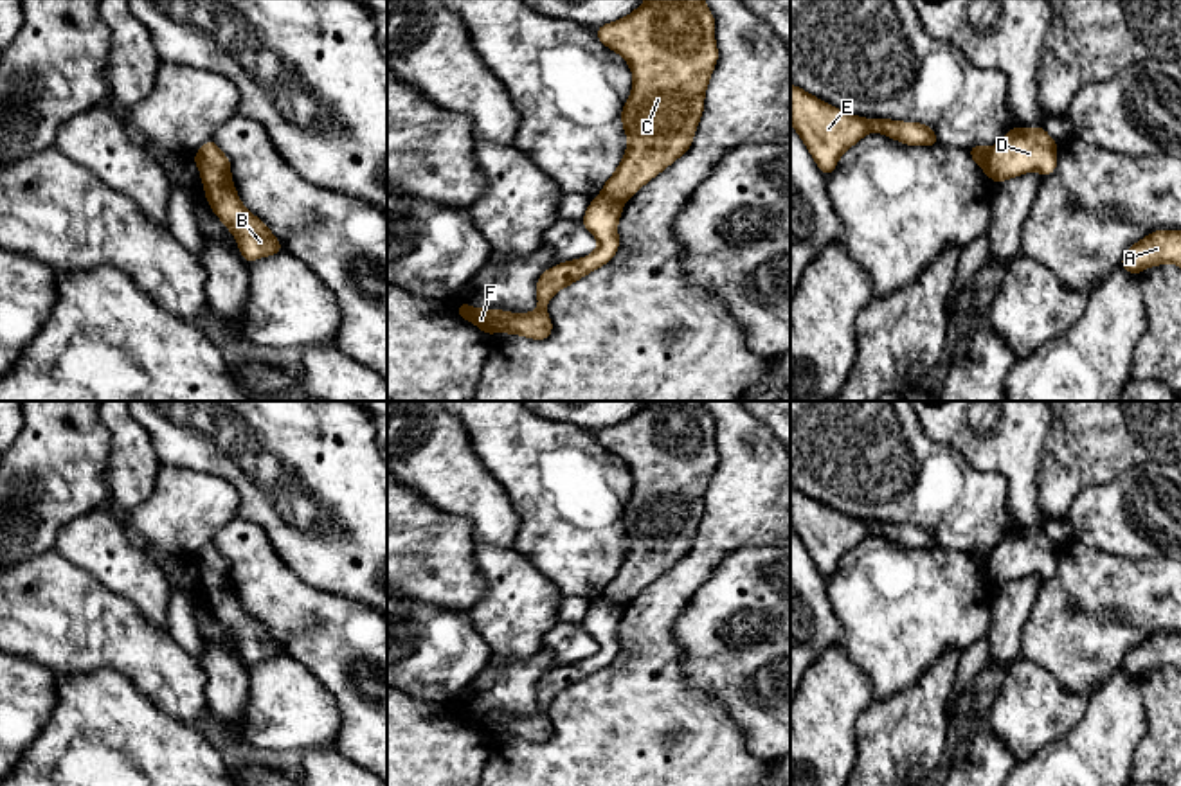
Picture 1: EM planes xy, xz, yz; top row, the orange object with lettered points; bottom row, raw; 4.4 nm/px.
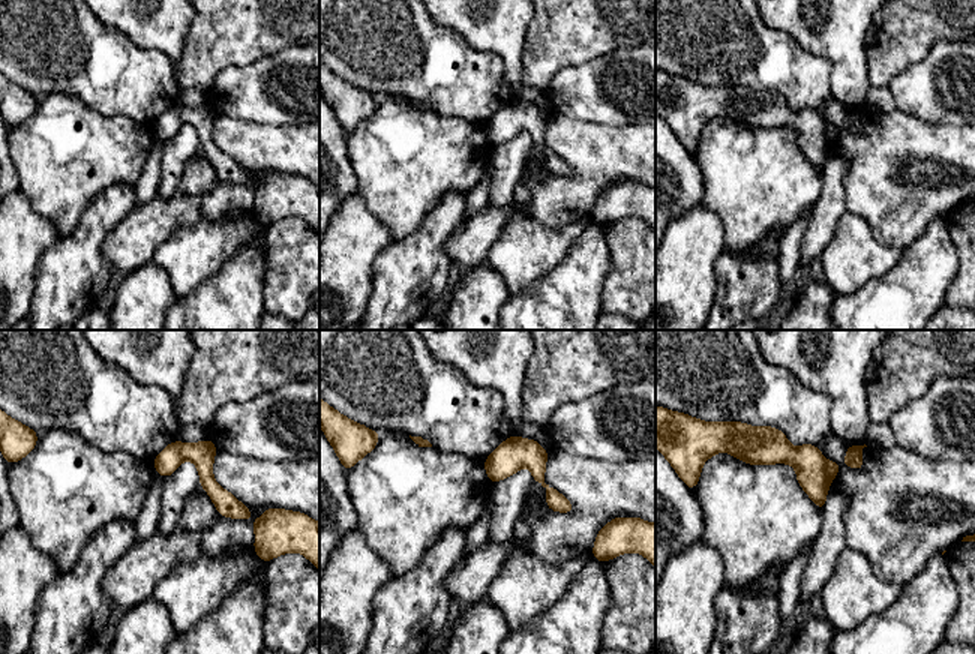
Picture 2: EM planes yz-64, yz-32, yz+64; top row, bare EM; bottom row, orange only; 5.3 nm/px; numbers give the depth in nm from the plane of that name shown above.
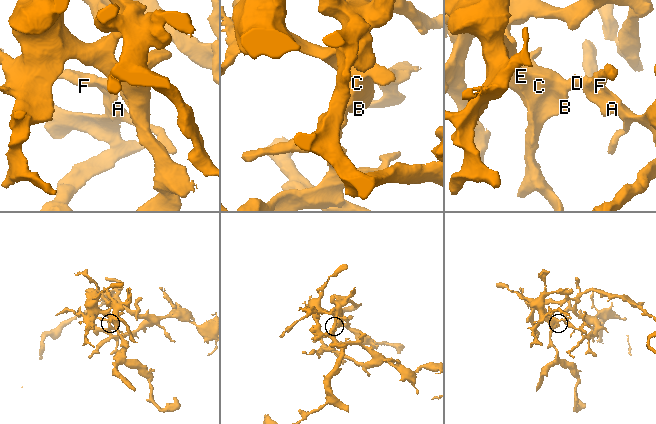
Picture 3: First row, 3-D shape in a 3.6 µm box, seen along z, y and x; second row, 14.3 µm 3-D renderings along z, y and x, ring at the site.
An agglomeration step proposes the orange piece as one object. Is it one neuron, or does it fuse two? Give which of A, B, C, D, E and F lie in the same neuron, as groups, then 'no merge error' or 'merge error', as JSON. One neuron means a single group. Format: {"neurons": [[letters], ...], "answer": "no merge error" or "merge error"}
{"neurons": [["A", "D", "F"], ["B", "C", "E"]], "answer": "merge error"}

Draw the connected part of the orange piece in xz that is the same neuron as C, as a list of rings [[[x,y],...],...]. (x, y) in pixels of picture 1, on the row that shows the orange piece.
[[[645,0],[632,14],[596,29],[598,40],[618,52],[634,74],[621,122],[628,147],[601,194],[625,203],[693,144],[704,95],[718,59],[715,18],[704,0]]]

